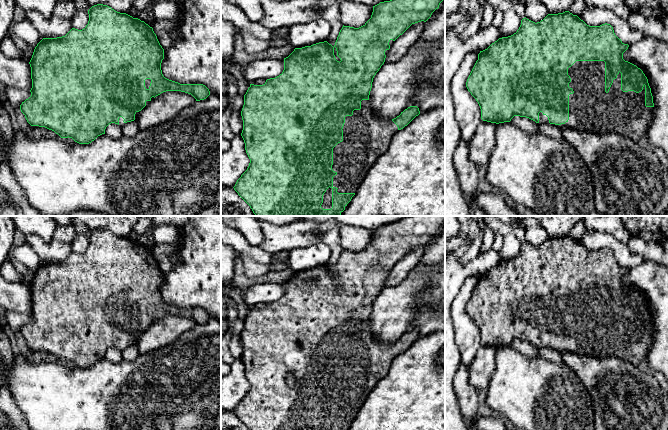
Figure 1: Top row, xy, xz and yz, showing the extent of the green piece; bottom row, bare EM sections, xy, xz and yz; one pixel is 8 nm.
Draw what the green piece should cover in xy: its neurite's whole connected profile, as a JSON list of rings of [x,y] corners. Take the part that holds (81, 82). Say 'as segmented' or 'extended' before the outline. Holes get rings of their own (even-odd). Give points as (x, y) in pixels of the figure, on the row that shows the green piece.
extended | [[[103,4],[88,10],[89,21],[82,30],[72,28],[65,36],[43,38],[35,47],[29,62],[31,67],[31,96],[20,105],[31,126],[45,127],[61,138],[72,138],[79,144],[89,144],[105,134],[106,127],[115,123],[123,127],[134,121],[140,111],[156,96],[166,91],[181,91],[191,94],[196,101],[210,95],[203,84],[180,84],[165,78],[161,63],[164,49],[160,45],[153,28],[138,18],[120,13]]]

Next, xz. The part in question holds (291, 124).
extended | [[[390,0],[373,6],[371,18],[361,27],[344,26],[339,32],[335,45],[327,41],[311,46],[295,48],[284,58],[284,70],[275,77],[267,79],[263,85],[250,84],[244,95],[244,105],[241,111],[243,130],[241,136],[245,143],[245,150],[250,159],[247,170],[237,180],[234,190],[250,206],[255,216],[340,216],[355,195],[360,183],[376,160],[388,149],[393,135],[407,126],[420,114],[417,106],[410,106],[392,120],[381,118],[376,114],[369,101],[373,78],[385,62],[385,58],[393,42],[402,35],[412,24],[426,22],[432,13],[439,8],[443,0]]]

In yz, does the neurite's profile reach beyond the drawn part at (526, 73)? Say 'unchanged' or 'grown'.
grown

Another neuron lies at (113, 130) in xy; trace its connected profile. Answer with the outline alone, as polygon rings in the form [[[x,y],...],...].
[[[111,123],[106,127],[105,134],[112,138],[120,138],[123,137],[121,129],[118,124]]]

